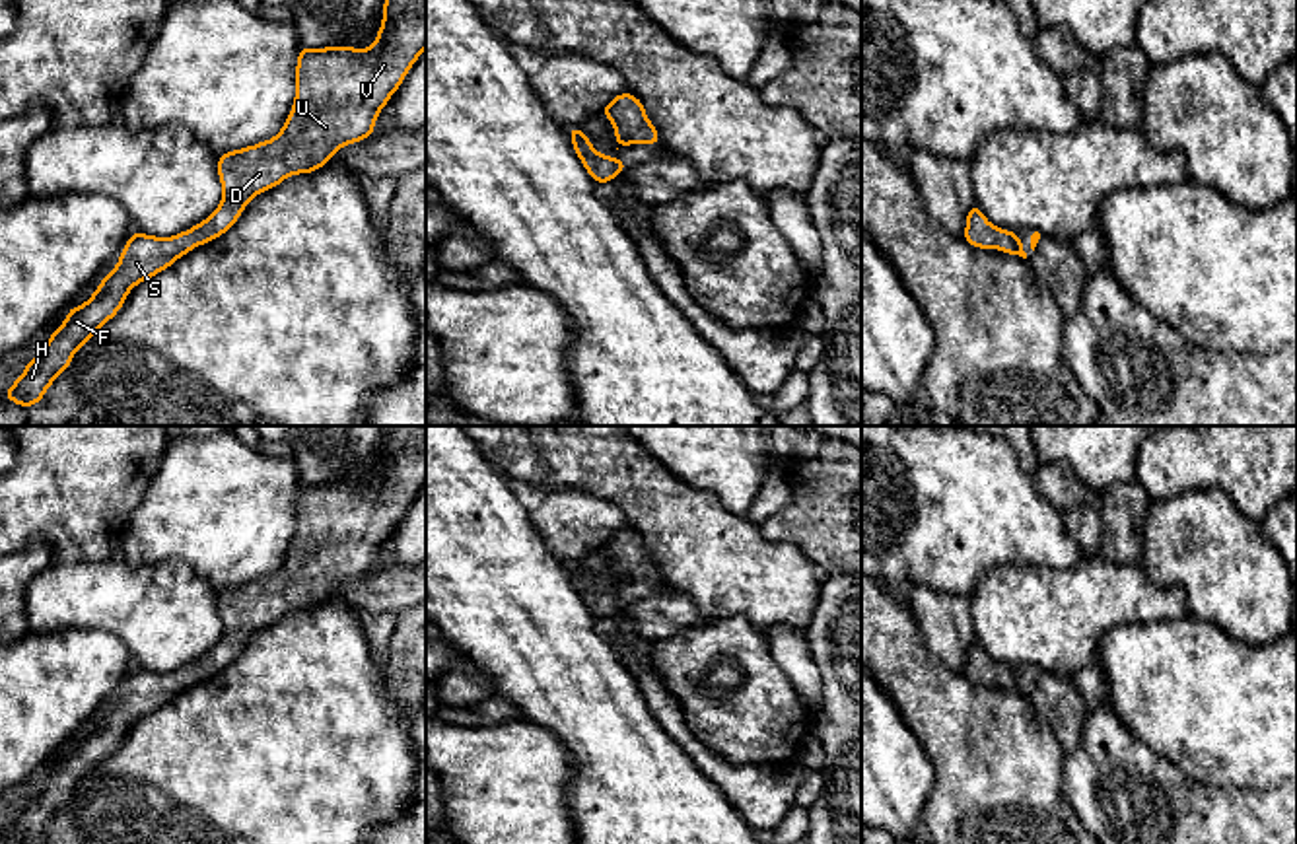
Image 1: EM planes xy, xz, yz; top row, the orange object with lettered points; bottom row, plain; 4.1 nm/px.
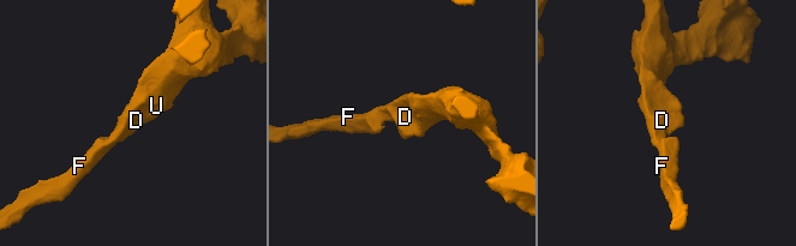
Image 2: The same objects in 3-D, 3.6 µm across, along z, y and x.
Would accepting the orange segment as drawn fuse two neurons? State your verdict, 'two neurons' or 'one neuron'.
one neuron

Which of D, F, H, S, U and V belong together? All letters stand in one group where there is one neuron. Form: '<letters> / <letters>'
D F H S U V

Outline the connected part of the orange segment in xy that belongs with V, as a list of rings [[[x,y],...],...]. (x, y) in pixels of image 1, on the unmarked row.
[[[385,426],[381,451],[383,459],[369,484],[301,482],[296,535],[282,566],[266,578],[218,591],[224,624],[220,642],[173,673],[134,667],[117,702],[86,739],[68,745],[64,758],[4,834],[23,844],[41,838],[53,817],[68,807],[78,784],[119,749],[136,720],[165,706],[196,681],[224,671],[253,632],[290,611],[317,607],[342,581],[373,570],[379,546],[426,484],[426,426]]]

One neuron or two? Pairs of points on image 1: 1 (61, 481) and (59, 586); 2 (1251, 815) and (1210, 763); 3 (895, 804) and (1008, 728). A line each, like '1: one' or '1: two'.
1: two
2: two
3: two

